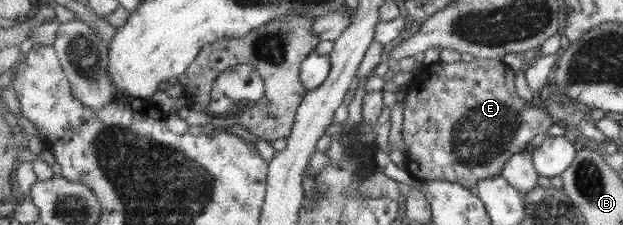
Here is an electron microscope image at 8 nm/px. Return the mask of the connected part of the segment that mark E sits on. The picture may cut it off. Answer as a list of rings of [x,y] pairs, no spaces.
[[[475,57],[472,61],[464,62],[461,59],[458,62],[447,63],[442,60],[435,61],[425,66],[409,84],[409,94],[405,100],[403,110],[404,121],[402,124],[402,134],[404,137],[405,145],[407,146],[407,166],[406,168],[421,181],[425,180],[445,180],[452,181],[453,183],[463,184],[464,186],[475,189],[480,181],[497,177],[502,174],[503,168],[511,156],[517,152],[527,151],[531,148],[531,142],[538,136],[538,134],[546,135],[546,132],[552,128],[552,116],[546,109],[537,106],[530,106],[524,97],[521,97],[516,92],[516,71],[512,70],[509,62],[502,58],[482,58]]]

